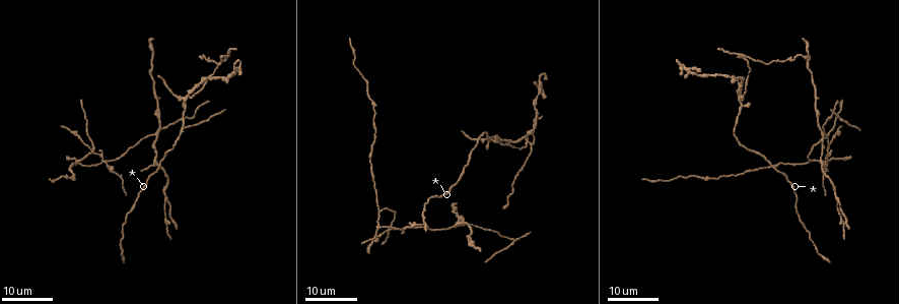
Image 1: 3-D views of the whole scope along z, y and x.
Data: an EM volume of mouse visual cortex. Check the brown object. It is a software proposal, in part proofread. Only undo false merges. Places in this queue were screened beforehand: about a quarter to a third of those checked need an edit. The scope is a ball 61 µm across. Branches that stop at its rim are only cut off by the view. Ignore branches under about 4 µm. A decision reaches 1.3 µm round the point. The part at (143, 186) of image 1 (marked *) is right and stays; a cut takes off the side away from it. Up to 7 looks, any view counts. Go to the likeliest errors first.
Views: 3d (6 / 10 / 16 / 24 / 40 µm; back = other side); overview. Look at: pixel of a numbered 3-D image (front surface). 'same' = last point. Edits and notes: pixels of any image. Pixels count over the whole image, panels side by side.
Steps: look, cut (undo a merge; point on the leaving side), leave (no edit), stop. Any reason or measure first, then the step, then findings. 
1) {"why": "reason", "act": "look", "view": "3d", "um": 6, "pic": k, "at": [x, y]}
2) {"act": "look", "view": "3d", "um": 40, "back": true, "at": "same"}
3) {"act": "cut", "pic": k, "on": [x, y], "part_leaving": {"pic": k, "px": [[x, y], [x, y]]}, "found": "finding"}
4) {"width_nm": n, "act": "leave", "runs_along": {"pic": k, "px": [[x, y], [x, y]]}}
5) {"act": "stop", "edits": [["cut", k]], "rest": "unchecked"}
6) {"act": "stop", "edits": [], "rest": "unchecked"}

{"why": "looks like a crossing", "act": "look", "view": "3d", "um": 16, "pic": 1, "at": [108, 162]}

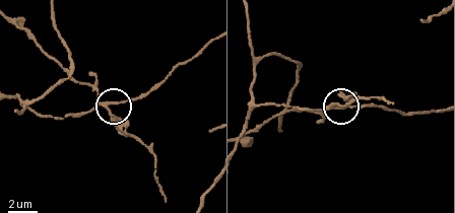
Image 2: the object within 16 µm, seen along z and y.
{"why": "closer look", "act": "look", "view": "3d", "um": 6, "pic": 2, "at": [112, 103]}

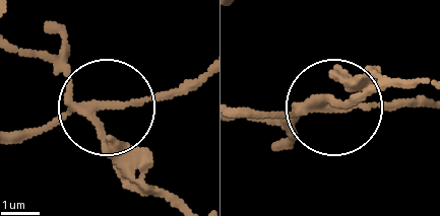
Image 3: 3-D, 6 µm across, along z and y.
{"act": "cut", "pic": 3, "on": [127, 143], "part_leaving": {"pic": 3, "px": [[82, 106], [57, 67], [18, 48]]}, "found": "a second neuron is stuck on"}

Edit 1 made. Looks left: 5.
{"why": "looks like a crossing", "act": "look", "view": "3d", "um": 16, "pic": 1, "at": [822, 134]}

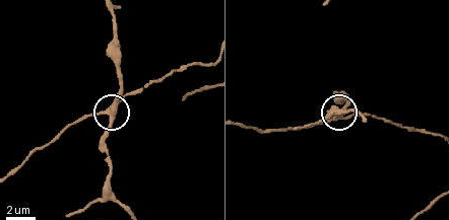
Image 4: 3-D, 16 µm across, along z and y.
{"act": "look", "view": "3d", "um": 6, "pic": 4, "at": [334, 119]}

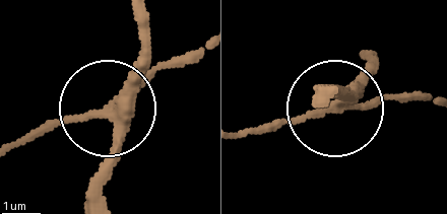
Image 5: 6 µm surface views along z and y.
{"act": "cut", "pic": 5, "on": [139, 81], "part_leaving": {"pic": 5, "px": [[101, 116], [117, 151], [98, 200]]}, "found": "a second neuron is stuck on"}

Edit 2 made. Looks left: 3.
{"why": "arms part here", "act": "look", "view": "3d", "um": 16, "pic": 1, "at": [379, 224]}

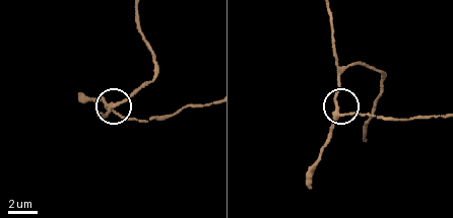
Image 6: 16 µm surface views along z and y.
{"act": "look", "view": "3d", "um": 6, "pic": 6, "at": [335, 108]}

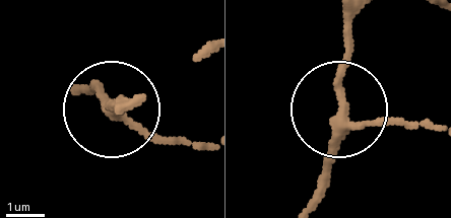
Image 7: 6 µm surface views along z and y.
{"side_arm_um": 6, "act": "leave", "found": "one neuron here"}

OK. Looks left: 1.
{"act": "stop", "edits": [["cut", 3], ["cut", 5]], "rest": "unchecked"}

